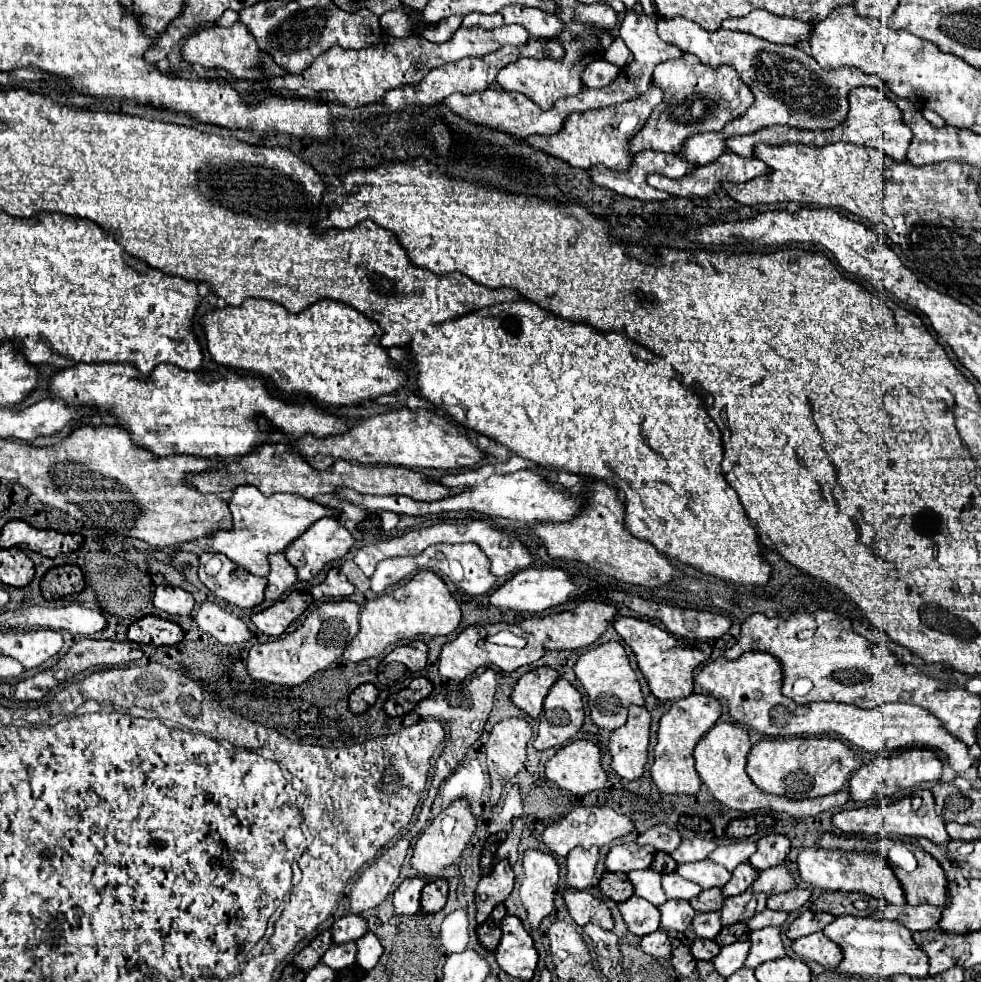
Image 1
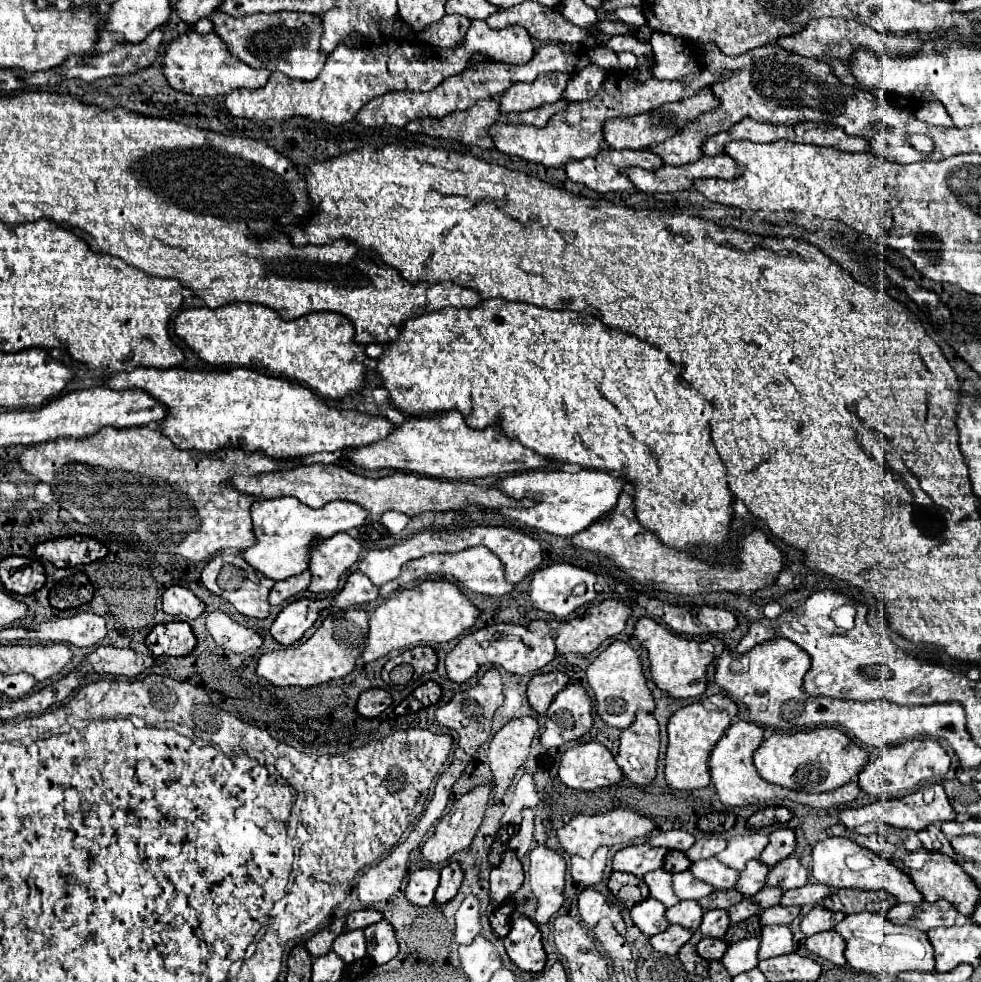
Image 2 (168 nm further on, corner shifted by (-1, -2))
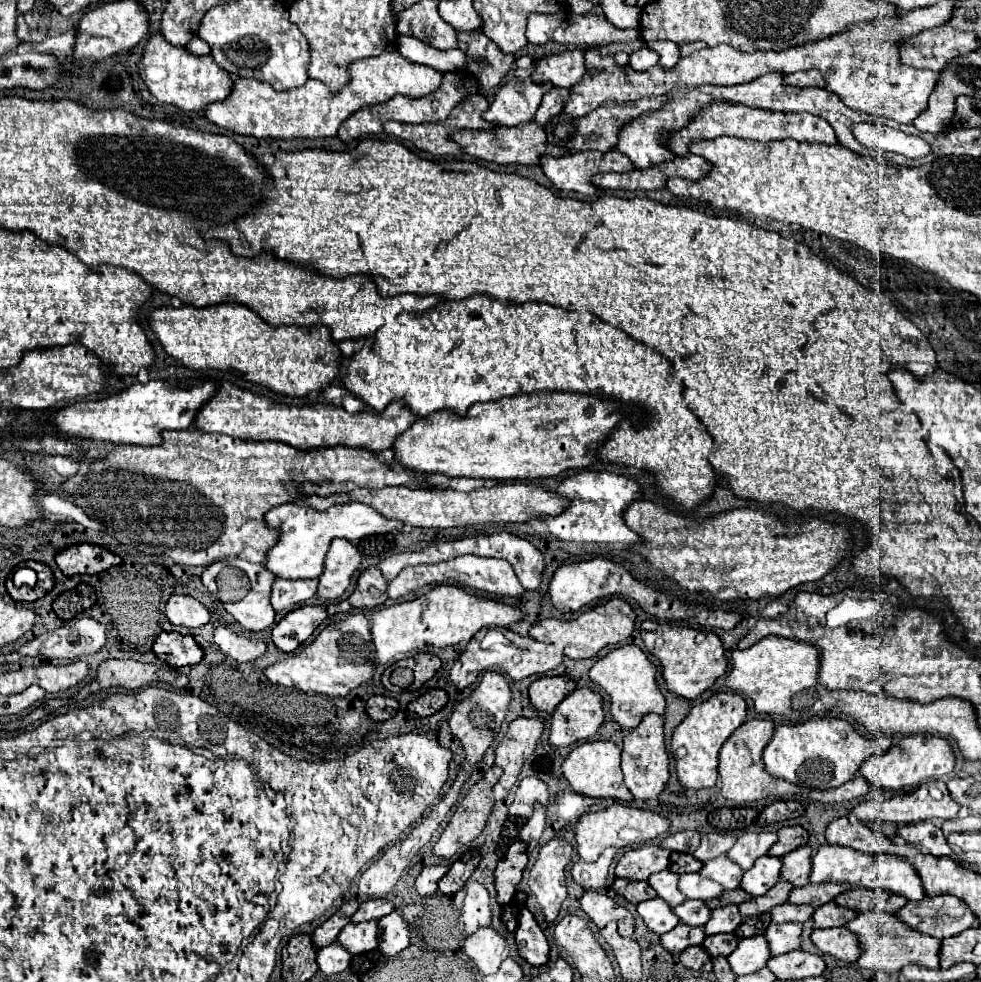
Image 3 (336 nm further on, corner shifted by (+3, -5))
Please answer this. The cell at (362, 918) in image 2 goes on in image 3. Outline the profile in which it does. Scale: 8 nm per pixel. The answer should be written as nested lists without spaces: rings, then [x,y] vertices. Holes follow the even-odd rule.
[[[369,899],[369,901],[363,901],[357,909],[357,913],[353,915],[351,921],[371,921],[371,919],[381,919],[383,915],[391,913],[395,909],[395,905],[391,901],[385,901],[385,899]]]

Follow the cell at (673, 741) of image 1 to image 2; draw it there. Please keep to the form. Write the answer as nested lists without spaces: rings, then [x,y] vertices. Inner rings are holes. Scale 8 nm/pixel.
[[[715,694],[709,698],[701,698],[693,704],[679,708],[667,724],[669,744],[665,754],[665,780],[671,788],[677,790],[697,790],[705,788],[711,782],[707,758],[717,740],[723,736],[725,728],[731,724],[733,716],[737,714],[735,702],[731,702],[725,694]]]

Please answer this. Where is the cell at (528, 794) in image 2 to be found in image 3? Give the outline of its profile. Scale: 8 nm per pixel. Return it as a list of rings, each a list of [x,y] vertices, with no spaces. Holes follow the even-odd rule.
[[[525,777],[519,783],[515,797],[517,797],[517,801],[529,803],[529,805],[533,805],[533,803],[547,803],[549,801],[549,789],[547,789],[547,785],[541,779]]]

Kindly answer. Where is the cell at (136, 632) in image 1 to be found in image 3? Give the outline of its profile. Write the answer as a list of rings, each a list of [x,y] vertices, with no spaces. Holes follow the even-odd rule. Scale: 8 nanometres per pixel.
[[[161,633],[153,645],[153,651],[159,659],[167,661],[171,667],[197,665],[203,659],[203,649],[195,643],[191,635],[181,633]]]

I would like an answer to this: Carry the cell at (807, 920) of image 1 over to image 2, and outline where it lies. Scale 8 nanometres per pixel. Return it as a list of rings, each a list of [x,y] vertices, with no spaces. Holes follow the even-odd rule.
[[[815,906],[813,910],[809,910],[809,914],[801,920],[801,932],[809,938],[817,932],[825,932],[825,930],[831,930],[837,922],[841,920],[841,914],[835,914],[835,912],[829,912],[829,910],[823,910],[821,906]]]

